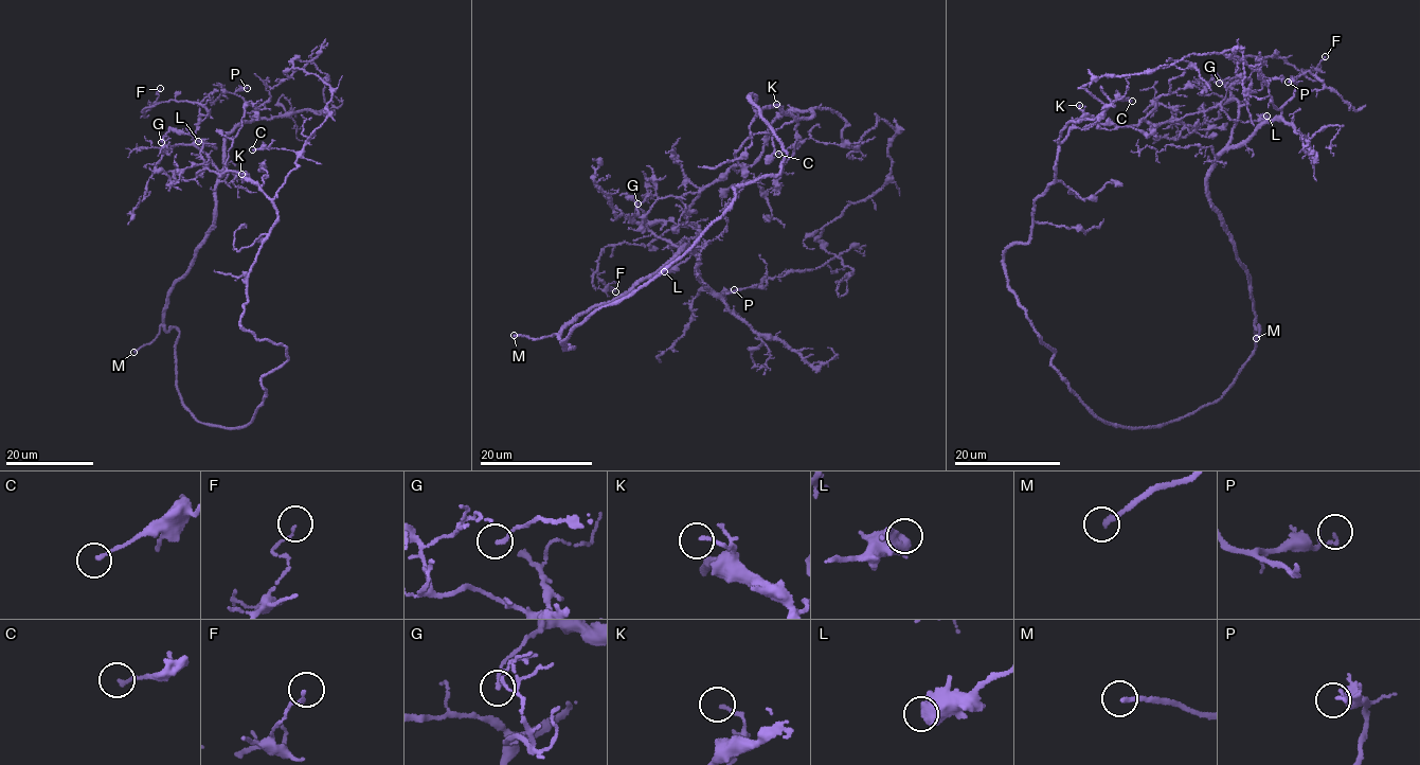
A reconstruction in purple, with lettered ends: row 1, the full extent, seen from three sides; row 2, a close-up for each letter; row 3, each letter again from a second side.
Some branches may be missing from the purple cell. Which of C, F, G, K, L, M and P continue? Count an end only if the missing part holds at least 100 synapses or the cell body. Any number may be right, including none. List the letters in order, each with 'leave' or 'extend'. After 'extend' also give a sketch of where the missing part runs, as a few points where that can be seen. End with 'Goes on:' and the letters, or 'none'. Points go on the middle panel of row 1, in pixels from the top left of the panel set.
C: leave
F: leave
G: leave
K: leave
L: leave
M: extend
P: leave
Goes on: M

